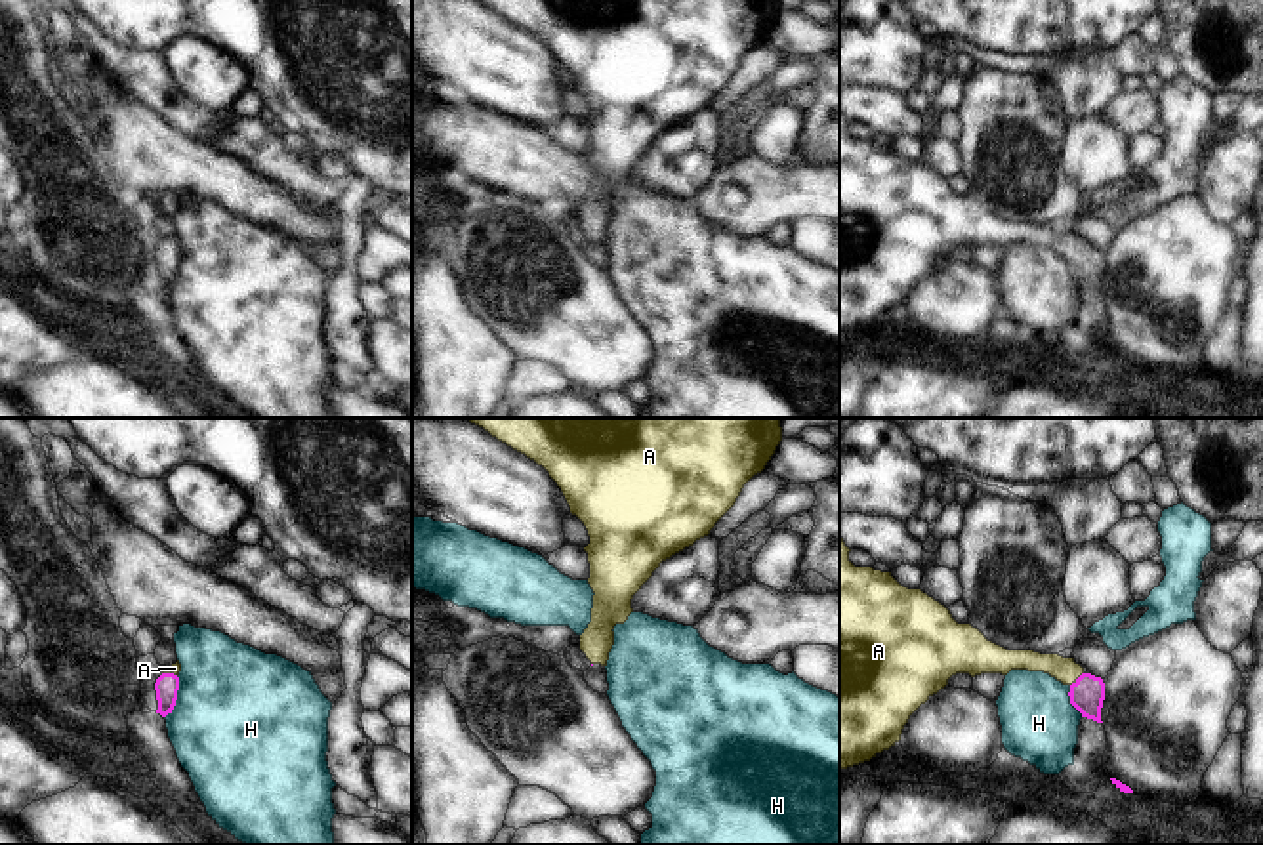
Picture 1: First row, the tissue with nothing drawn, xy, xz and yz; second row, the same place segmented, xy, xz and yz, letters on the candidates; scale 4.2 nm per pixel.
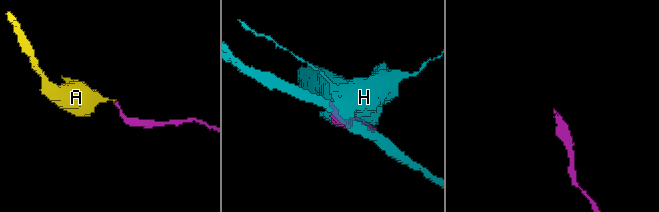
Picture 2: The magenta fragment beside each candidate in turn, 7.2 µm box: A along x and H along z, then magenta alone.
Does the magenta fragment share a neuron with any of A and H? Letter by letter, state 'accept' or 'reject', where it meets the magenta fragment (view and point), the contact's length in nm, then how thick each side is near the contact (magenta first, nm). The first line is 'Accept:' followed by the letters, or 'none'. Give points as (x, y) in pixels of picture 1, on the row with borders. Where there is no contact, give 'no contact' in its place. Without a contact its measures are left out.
Accept: A
A: accept; meets magenta in yz at (1076, 680); contact 80 nm long; 140 nm thick on the magenta side, 110 nm on the other
H: reject; meets magenta in xy at (176, 697); contact 190 nm long; 100 nm thick on the magenta side, 500 nm on the other

